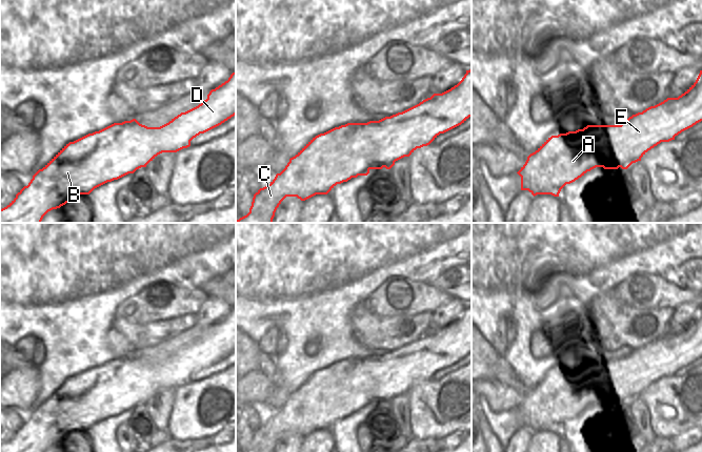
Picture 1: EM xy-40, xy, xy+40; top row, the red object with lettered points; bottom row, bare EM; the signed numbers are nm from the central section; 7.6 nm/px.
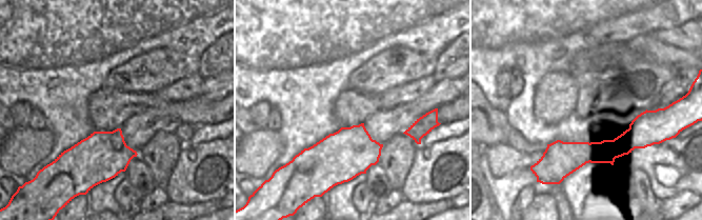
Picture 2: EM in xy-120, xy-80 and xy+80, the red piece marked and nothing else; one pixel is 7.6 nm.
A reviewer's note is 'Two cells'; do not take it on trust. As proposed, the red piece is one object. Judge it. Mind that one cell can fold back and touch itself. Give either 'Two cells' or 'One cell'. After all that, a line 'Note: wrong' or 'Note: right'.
One cell.
Note: wrong

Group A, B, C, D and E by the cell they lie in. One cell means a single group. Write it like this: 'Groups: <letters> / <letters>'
Groups: A B C D E.

